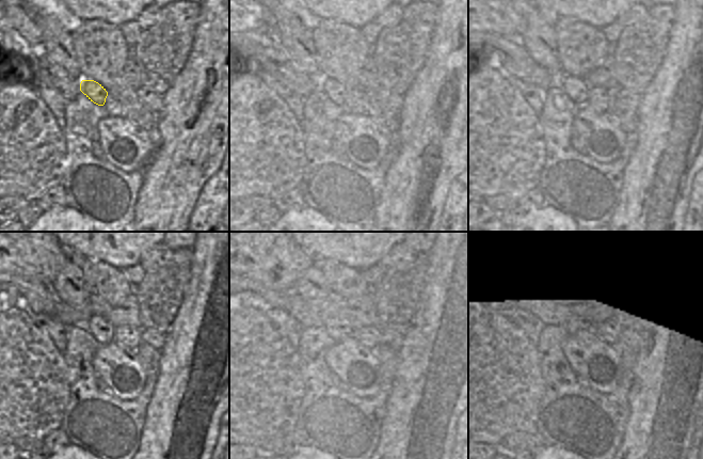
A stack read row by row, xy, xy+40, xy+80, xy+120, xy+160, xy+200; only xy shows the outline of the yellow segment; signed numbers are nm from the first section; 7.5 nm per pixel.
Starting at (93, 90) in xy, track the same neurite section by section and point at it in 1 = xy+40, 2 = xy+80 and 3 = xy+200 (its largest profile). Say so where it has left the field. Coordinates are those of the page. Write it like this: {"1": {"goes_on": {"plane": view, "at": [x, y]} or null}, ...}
{"1": {"goes_on": {"plane": "xy+40", "at": [336, 91]}}, "2": {"goes_on": {"plane": "xy+80", "at": [577, 89]}}, "3": {"goes_on": {"plane": "xy+200", "at": [578, 322]}}}

